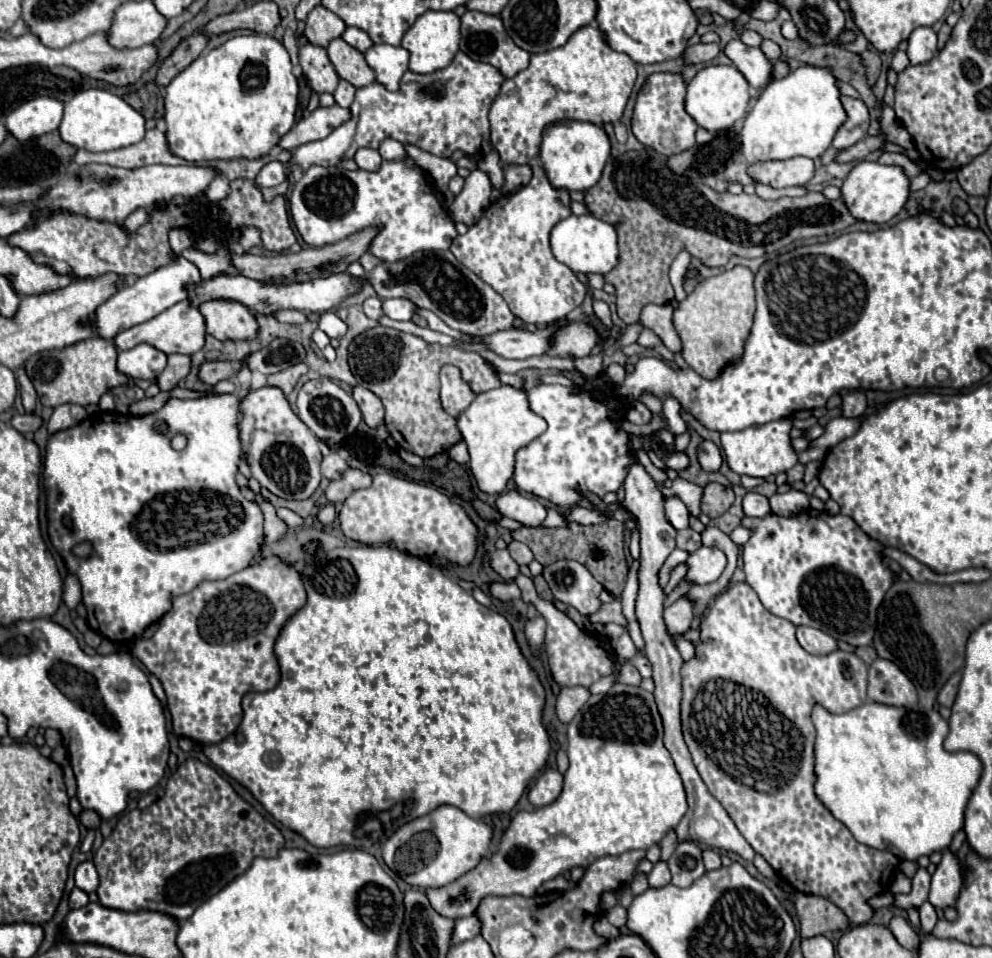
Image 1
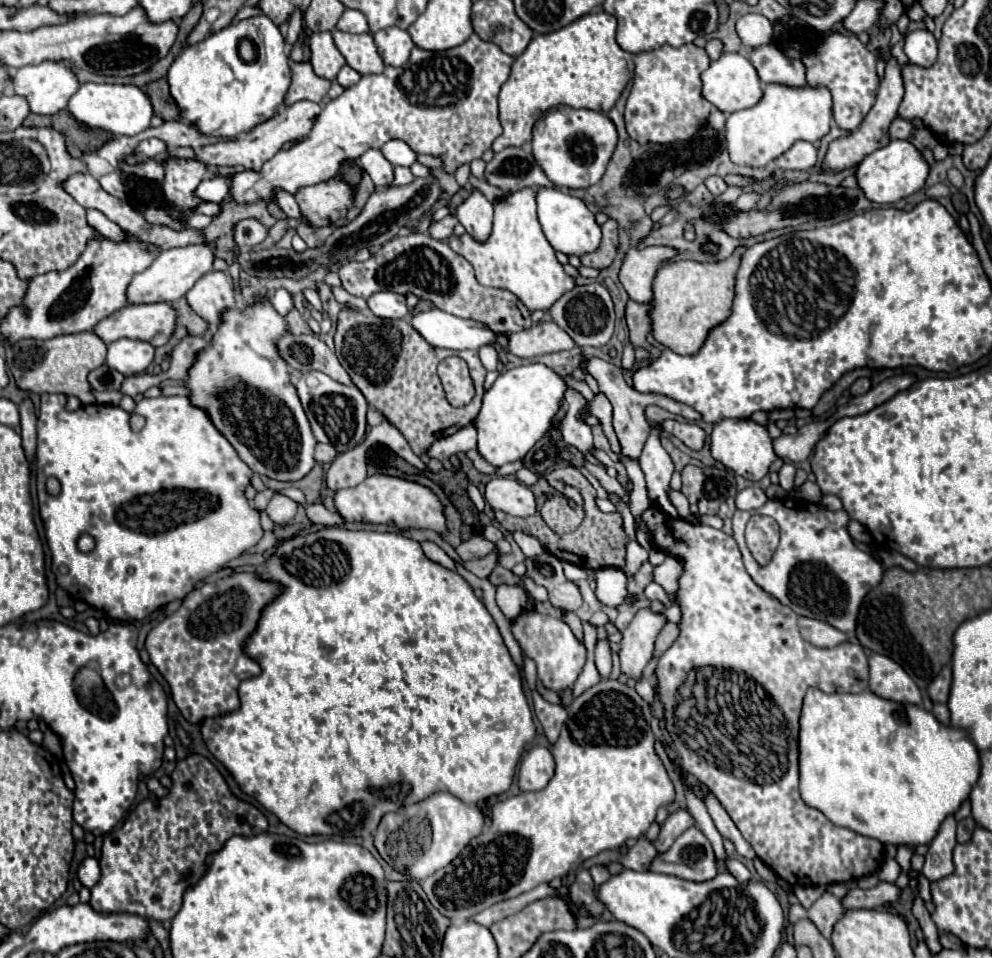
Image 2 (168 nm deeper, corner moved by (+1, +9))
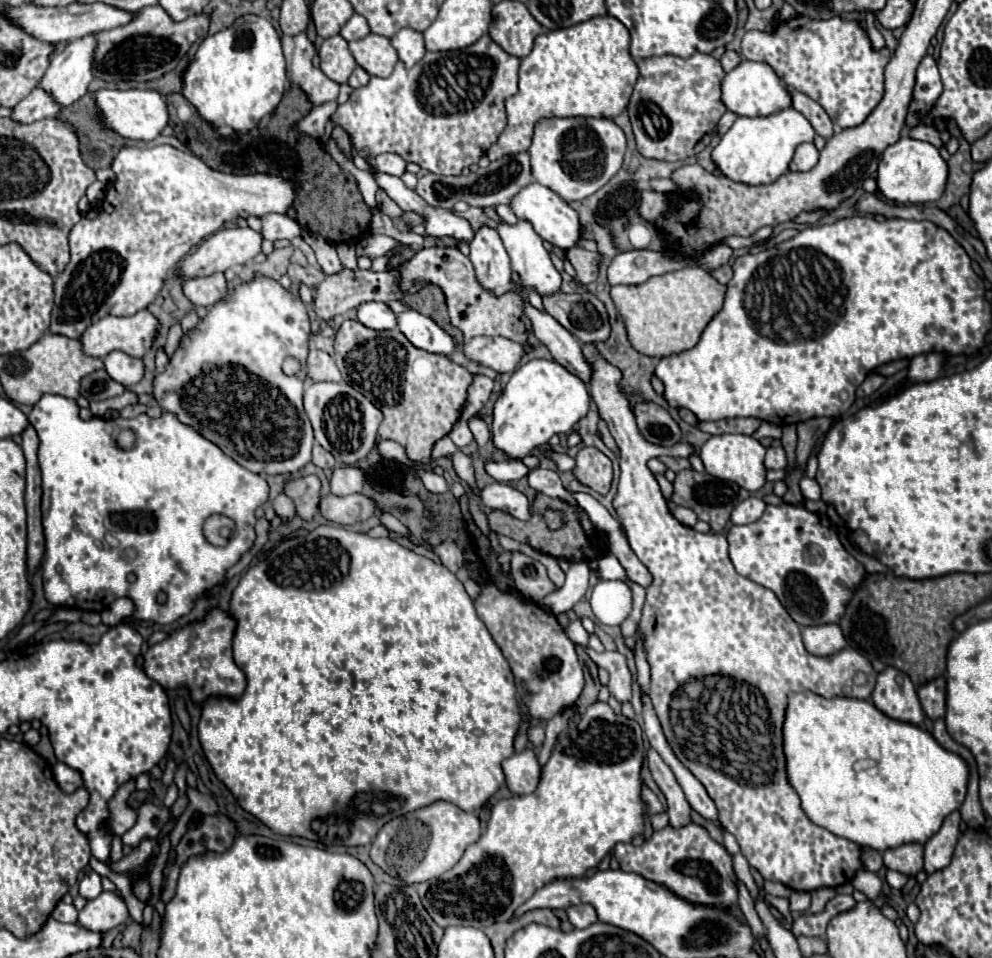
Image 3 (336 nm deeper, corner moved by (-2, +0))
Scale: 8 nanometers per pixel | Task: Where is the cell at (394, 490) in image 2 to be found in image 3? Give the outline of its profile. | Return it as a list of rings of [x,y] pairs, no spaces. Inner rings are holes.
[[[328,494],[320,500],[320,512],[330,522],[348,526],[362,520],[368,520],[372,514],[376,514],[376,502],[370,496],[358,494],[358,496],[334,496]]]

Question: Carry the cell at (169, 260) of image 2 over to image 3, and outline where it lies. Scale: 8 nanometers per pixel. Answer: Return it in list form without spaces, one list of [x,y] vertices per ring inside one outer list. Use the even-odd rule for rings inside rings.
[[[226,226],[226,228],[218,230],[218,232],[214,232],[212,236],[208,236],[194,254],[188,254],[184,260],[180,260],[176,270],[178,270],[182,280],[186,280],[186,278],[202,278],[206,274],[224,272],[224,270],[228,270],[232,266],[242,266],[242,264],[250,262],[256,254],[260,254],[260,244],[262,244],[262,236],[258,232],[254,232],[252,228]]]

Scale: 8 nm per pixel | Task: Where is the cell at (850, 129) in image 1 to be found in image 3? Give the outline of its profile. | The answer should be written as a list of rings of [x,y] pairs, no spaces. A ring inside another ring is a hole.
[[[804,16],[780,24],[770,34],[758,30],[746,32],[742,38],[742,56],[768,64],[786,86],[816,100],[834,126],[842,130],[860,126],[878,106],[884,94],[884,68],[890,60],[886,48],[880,52],[872,50],[860,24],[842,18],[810,20]]]

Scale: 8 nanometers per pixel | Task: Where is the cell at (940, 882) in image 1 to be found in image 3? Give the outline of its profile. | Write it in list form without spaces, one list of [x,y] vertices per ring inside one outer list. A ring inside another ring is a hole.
[[[952,812],[942,828],[924,844],[924,872],[934,874],[934,870],[944,870],[950,864],[954,846],[960,838],[960,812]]]

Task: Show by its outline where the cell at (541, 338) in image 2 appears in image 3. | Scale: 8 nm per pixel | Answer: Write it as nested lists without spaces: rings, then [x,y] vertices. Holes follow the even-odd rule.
[[[476,336],[468,342],[464,342],[462,346],[462,352],[484,364],[484,366],[490,366],[494,368],[496,372],[514,372],[520,358],[528,352],[532,352],[534,346],[530,344],[520,344],[520,342],[510,342],[508,338],[502,338],[502,336]]]

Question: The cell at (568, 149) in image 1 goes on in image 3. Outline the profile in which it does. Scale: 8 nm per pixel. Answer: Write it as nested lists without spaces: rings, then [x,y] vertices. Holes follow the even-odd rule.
[[[546,118],[536,122],[530,154],[532,176],[562,200],[584,200],[600,190],[620,168],[626,152],[624,132],[610,118]]]

